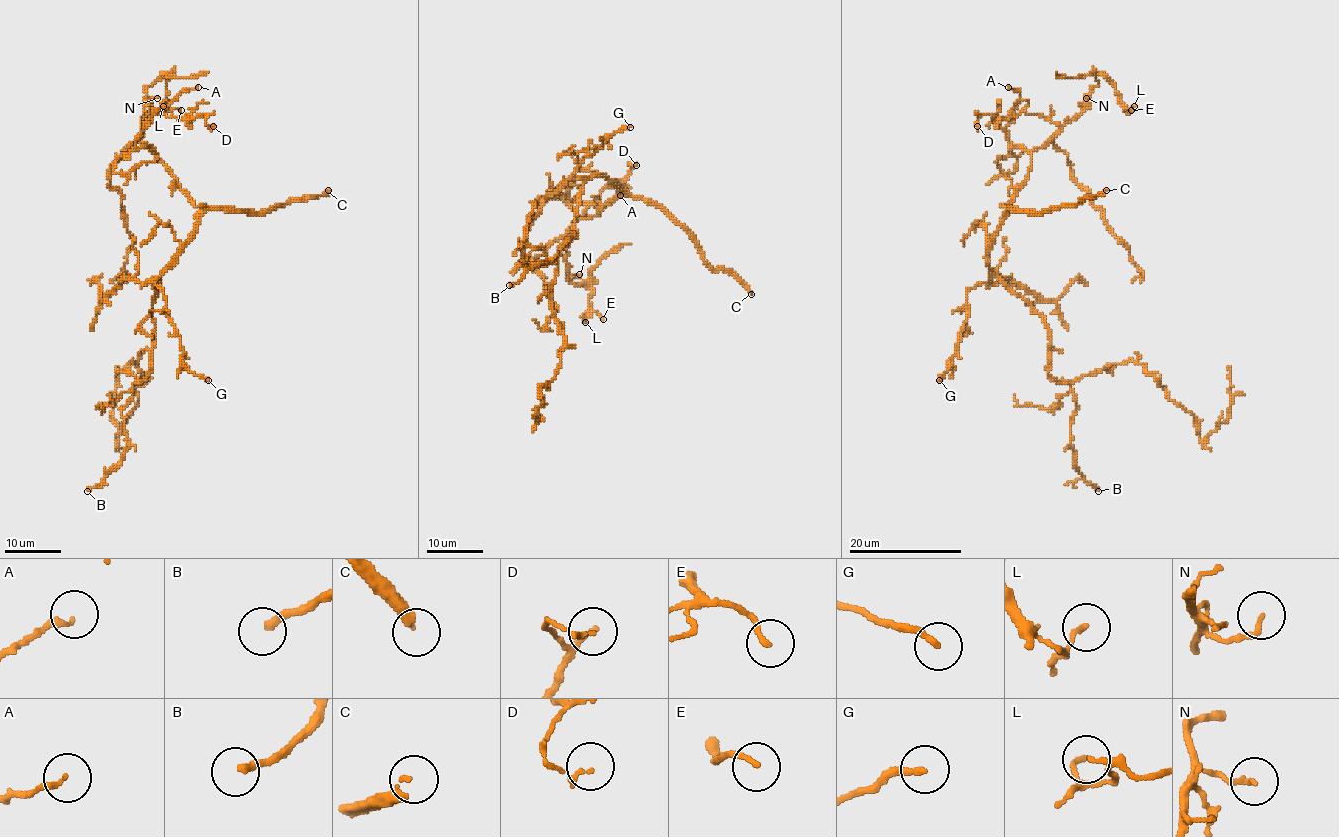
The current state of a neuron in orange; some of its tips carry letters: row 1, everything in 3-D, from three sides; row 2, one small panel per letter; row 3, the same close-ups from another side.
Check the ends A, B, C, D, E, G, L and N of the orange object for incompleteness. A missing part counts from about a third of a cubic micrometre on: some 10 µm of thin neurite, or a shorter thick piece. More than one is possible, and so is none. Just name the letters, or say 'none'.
C

